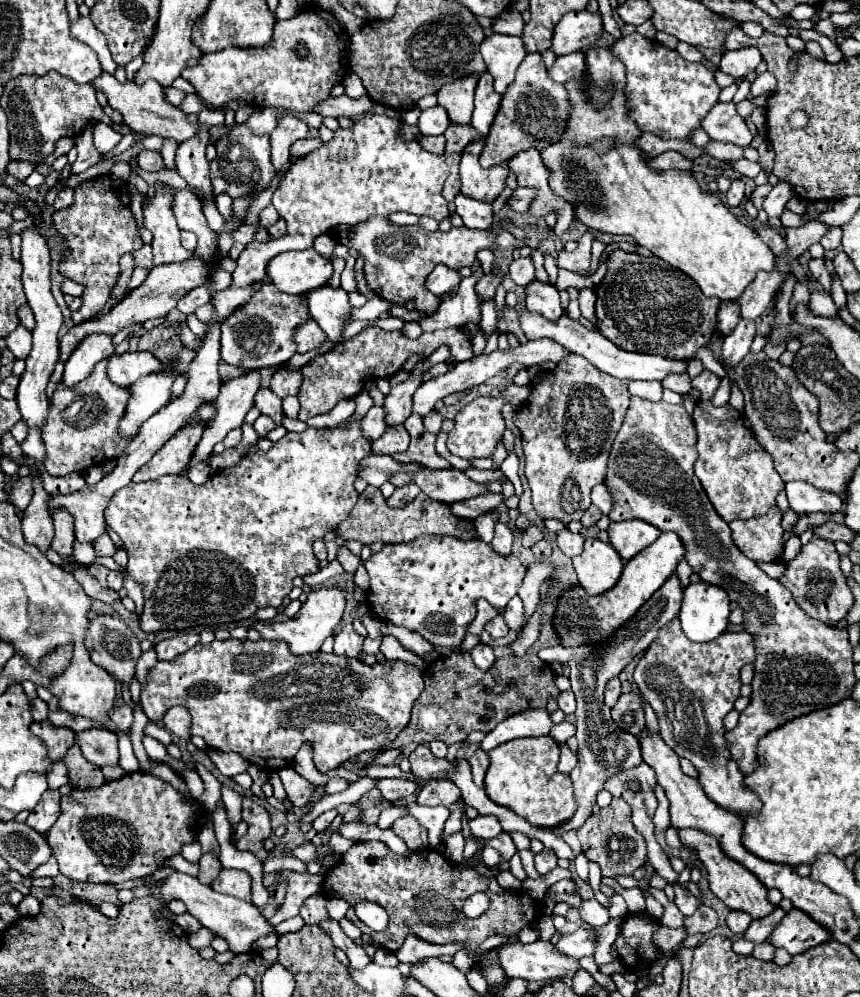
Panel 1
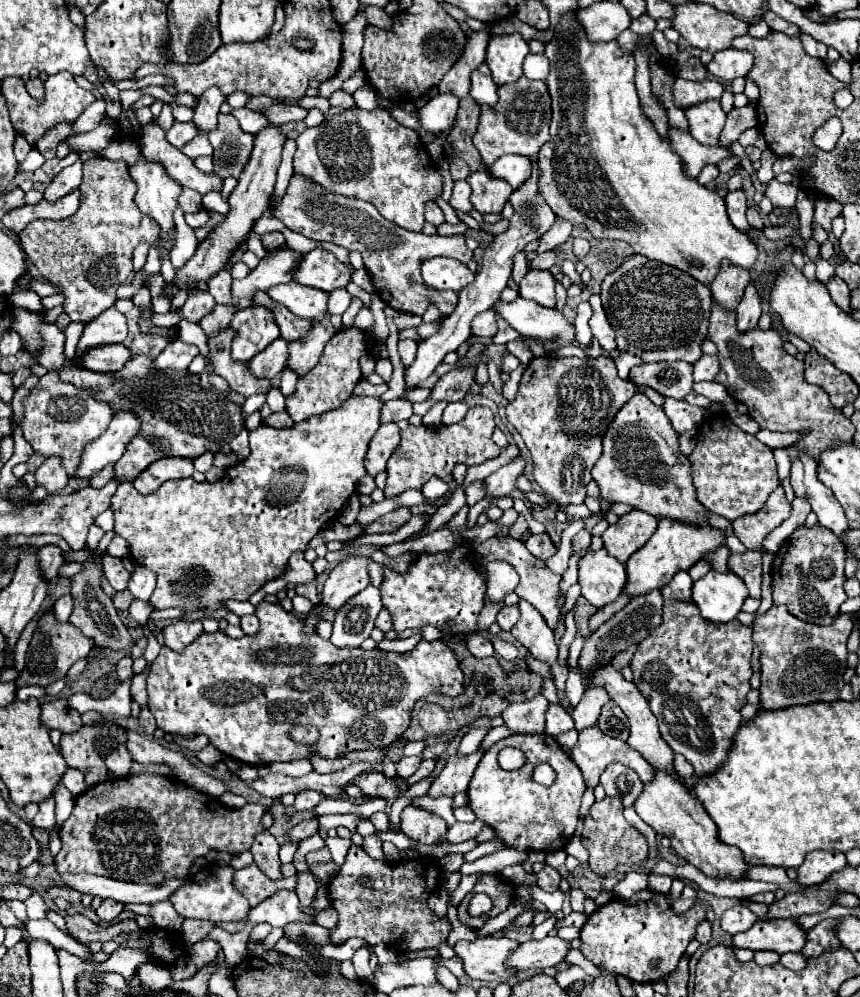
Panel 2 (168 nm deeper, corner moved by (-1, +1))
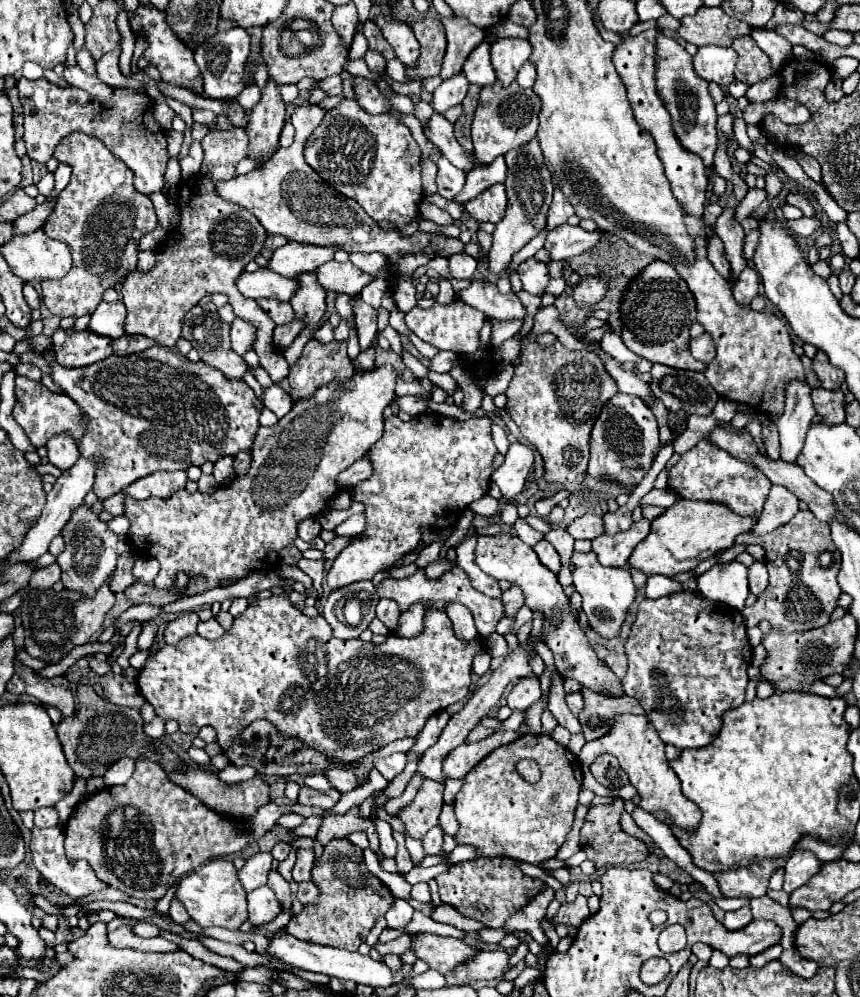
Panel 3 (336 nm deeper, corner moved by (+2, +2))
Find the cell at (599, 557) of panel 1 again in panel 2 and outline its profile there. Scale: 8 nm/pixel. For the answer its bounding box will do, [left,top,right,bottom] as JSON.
[578,548,626,608]

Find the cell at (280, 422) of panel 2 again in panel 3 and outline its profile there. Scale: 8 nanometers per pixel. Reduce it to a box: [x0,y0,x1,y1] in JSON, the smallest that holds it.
[263,385,291,419]

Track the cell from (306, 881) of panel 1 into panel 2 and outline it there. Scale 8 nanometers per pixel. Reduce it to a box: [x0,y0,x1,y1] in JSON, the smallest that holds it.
[234,864,296,906]

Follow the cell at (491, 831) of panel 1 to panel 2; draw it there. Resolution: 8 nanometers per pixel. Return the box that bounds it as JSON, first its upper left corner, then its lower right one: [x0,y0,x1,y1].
[444,822,484,844]

